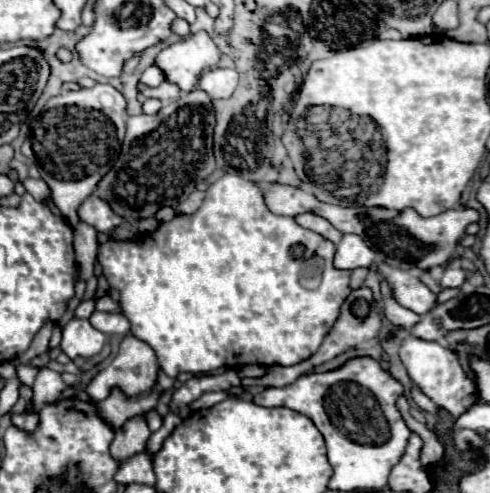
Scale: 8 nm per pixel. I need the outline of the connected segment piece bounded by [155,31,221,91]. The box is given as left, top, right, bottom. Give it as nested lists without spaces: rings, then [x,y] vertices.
[[[199,31],[185,41],[163,49],[157,55],[155,63],[163,69],[169,81],[181,87],[181,91],[193,91],[197,87],[201,71],[215,67],[219,55],[221,53],[213,39],[205,31]]]

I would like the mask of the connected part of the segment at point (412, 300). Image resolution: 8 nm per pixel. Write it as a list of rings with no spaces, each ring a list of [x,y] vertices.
[[[383,263],[377,265],[377,271],[389,281],[389,285],[393,289],[393,297],[401,307],[411,309],[417,315],[425,315],[437,305],[437,295],[431,293],[411,273],[401,271],[401,269],[391,269],[391,267],[383,265]]]

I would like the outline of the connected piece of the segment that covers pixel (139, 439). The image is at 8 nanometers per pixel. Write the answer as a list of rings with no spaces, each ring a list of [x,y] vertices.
[[[133,417],[129,419],[121,429],[115,431],[115,439],[111,443],[111,457],[117,459],[119,463],[129,461],[137,453],[145,449],[145,443],[149,439],[151,431],[145,423],[143,417]]]

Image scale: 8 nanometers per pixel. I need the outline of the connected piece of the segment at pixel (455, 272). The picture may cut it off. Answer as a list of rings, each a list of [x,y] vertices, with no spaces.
[[[451,267],[445,269],[443,279],[441,279],[441,287],[459,287],[465,281],[465,271],[461,267]]]

